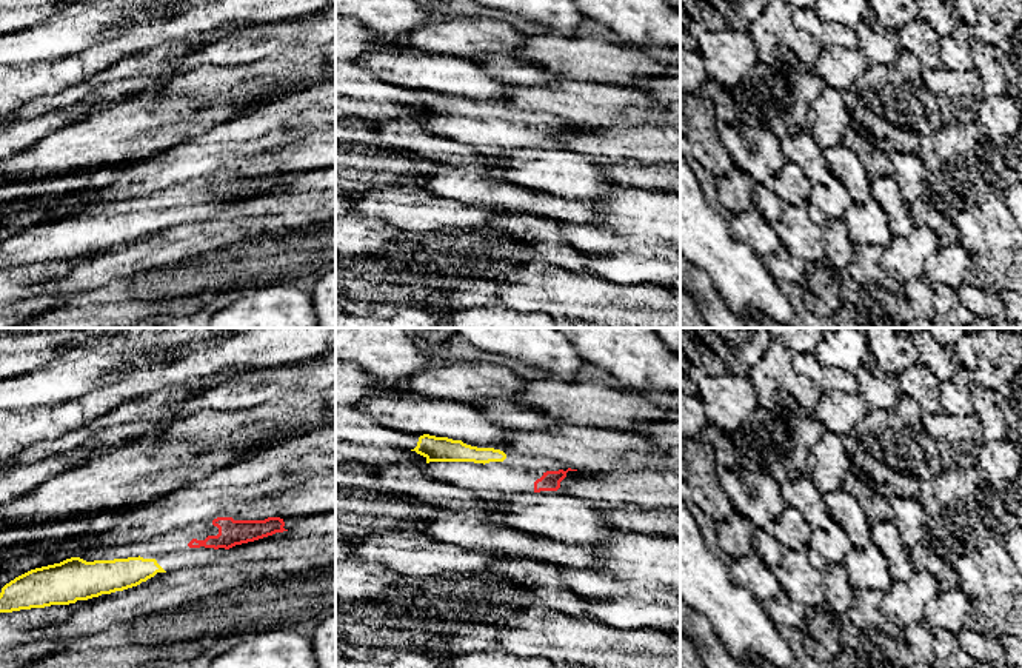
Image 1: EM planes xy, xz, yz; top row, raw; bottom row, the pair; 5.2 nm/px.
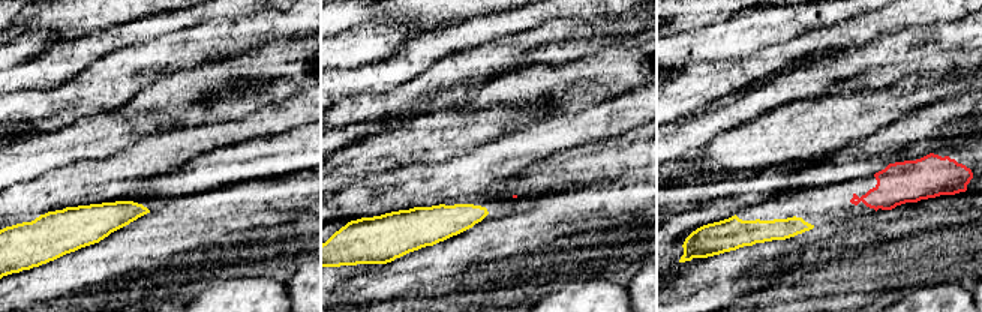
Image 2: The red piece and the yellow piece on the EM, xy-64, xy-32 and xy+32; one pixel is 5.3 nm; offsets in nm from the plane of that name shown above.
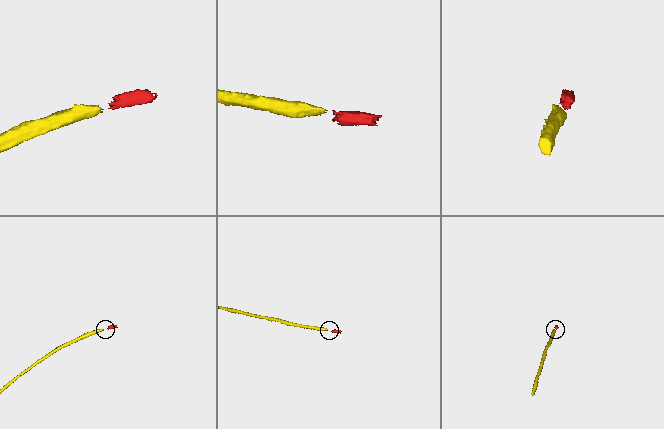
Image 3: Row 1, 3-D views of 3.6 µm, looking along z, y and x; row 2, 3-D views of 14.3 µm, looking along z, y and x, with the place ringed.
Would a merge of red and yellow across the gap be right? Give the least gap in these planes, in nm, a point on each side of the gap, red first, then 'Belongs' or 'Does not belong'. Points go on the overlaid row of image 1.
Distance 180 nm. Across: xy (188, 545), (163, 570). Belongs

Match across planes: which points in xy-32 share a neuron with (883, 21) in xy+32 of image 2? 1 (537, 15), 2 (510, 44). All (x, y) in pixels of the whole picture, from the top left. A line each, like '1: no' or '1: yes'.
1: yes
2: no

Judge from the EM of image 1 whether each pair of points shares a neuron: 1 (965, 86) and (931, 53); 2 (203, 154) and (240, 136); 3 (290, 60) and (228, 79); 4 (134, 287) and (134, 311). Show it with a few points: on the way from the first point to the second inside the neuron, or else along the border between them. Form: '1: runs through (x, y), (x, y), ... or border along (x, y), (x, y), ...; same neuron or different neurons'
1: runs through (955, 83), (935, 63); same neuron
2: runs through (213, 151), (231, 140); same neuron
3: runs through (274, 68), (243, 73); same neuron
4: runs through (134, 293), (134, 305); same neuron

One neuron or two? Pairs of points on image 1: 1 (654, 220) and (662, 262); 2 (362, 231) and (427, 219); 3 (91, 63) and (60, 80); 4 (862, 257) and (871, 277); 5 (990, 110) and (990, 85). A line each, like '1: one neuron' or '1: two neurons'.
1: two neurons
2: two neurons
3: one neuron
4: one neuron
5: two neurons

